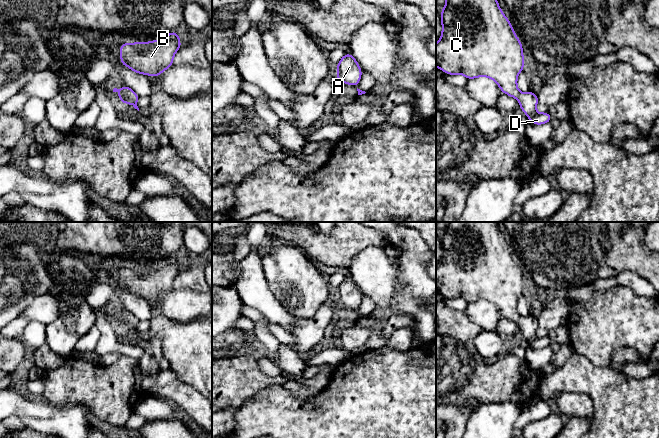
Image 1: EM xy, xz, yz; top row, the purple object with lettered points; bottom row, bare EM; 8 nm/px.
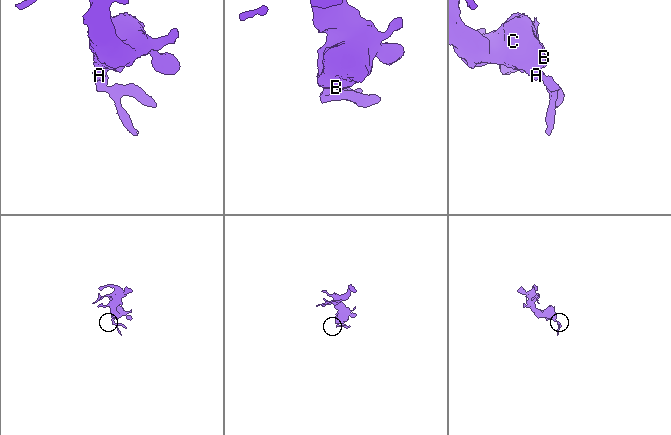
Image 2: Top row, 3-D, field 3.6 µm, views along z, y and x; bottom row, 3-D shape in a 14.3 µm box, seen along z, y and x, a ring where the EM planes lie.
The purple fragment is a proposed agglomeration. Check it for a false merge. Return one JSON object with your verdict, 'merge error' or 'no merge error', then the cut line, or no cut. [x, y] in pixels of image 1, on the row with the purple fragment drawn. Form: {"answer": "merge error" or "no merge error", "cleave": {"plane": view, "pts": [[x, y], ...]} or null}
{"answer": "no merge error", "cleave": null}

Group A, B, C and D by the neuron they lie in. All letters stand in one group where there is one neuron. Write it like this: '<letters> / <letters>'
A B C D

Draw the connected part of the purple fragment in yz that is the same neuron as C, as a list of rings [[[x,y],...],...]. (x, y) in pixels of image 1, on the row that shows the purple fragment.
[[[446,0],[446,5],[441,10],[441,22],[442,35],[436,44],[436,67],[449,75],[463,74],[467,80],[486,76],[498,84],[502,93],[519,100],[519,107],[527,115],[530,122],[542,125],[551,121],[552,117],[548,112],[535,112],[538,95],[531,91],[521,93],[517,88],[517,76],[524,69],[522,43],[517,38],[511,21],[505,17],[497,0]]]

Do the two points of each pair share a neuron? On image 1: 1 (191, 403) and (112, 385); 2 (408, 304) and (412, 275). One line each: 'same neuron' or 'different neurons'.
1: different neurons
2: same neuron

